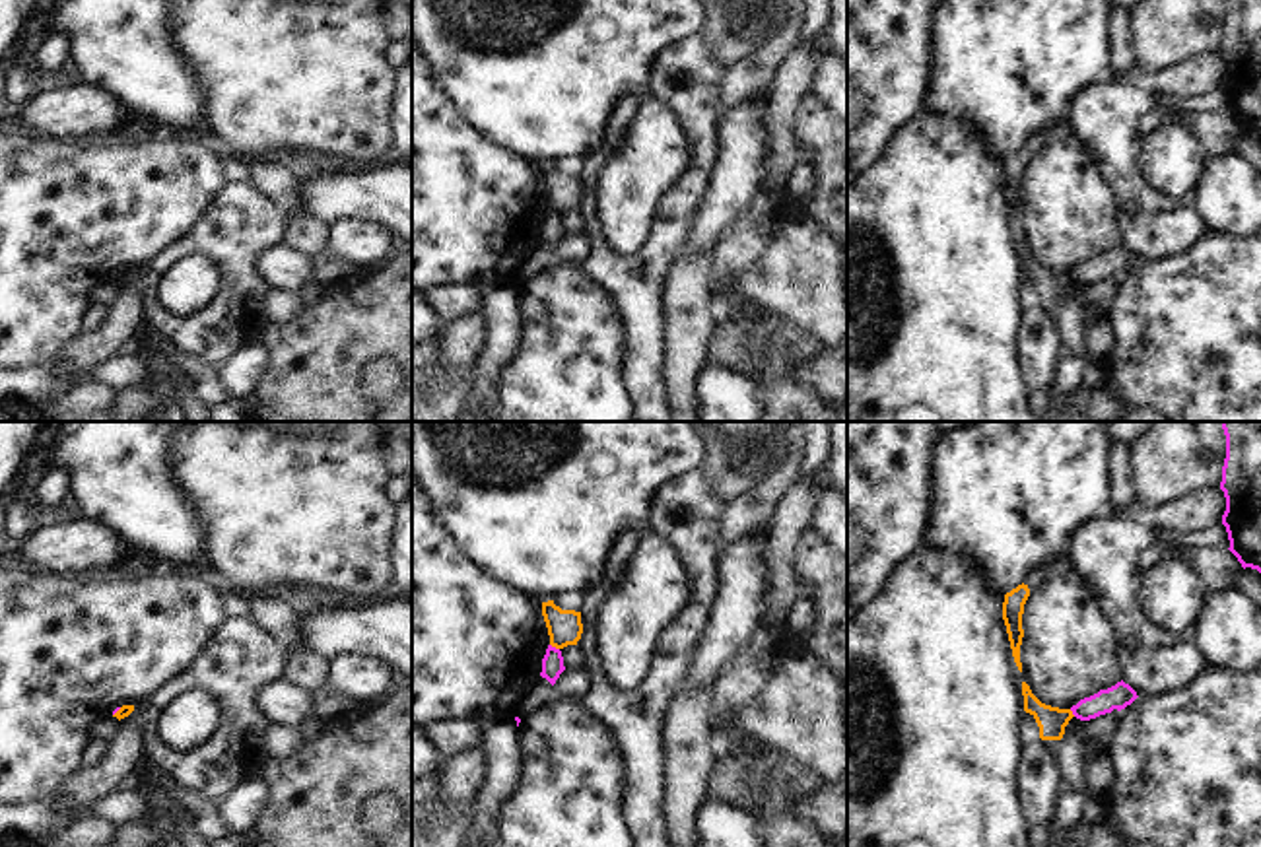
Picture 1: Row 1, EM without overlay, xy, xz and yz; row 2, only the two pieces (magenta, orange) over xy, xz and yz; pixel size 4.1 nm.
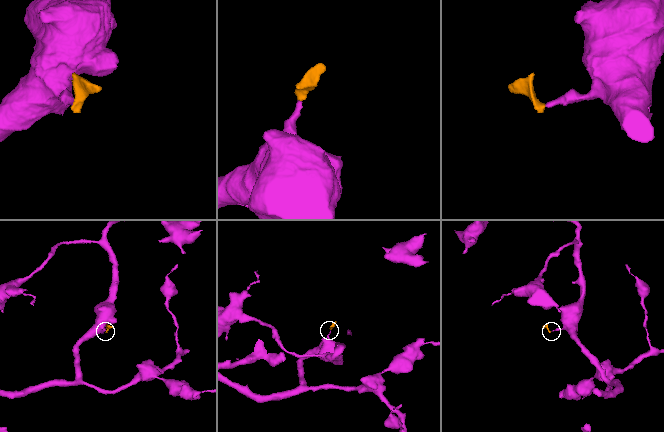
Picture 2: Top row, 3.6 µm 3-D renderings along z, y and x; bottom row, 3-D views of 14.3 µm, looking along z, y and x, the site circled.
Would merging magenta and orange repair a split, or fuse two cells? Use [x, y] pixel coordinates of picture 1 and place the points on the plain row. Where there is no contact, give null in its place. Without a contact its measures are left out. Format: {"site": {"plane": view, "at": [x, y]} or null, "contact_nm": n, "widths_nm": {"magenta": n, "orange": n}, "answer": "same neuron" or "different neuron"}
{"site": {"plane": "xz", "at": [554, 212]}, "contact_nm": 50, "widths_nm": {"magenta": 100, "orange": 140}, "answer": "different neuron"}

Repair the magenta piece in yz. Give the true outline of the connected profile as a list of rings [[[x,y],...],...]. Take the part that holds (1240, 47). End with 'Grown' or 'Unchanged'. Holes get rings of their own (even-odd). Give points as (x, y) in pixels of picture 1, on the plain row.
[[[1226,0],[1222,89],[1242,132],[1261,138],[1261,0]]]. Unchanged

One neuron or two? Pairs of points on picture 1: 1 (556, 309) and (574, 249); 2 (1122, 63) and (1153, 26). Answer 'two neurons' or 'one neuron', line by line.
1: two neurons
2: two neurons

